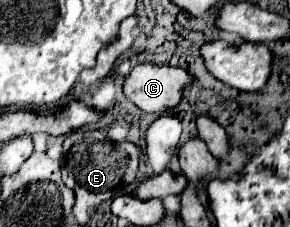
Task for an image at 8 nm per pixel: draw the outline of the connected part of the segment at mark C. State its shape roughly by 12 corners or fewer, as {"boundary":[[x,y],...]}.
{"boundary":[[145,63],[125,79],[129,101],[149,113],[179,107],[195,77]]}

